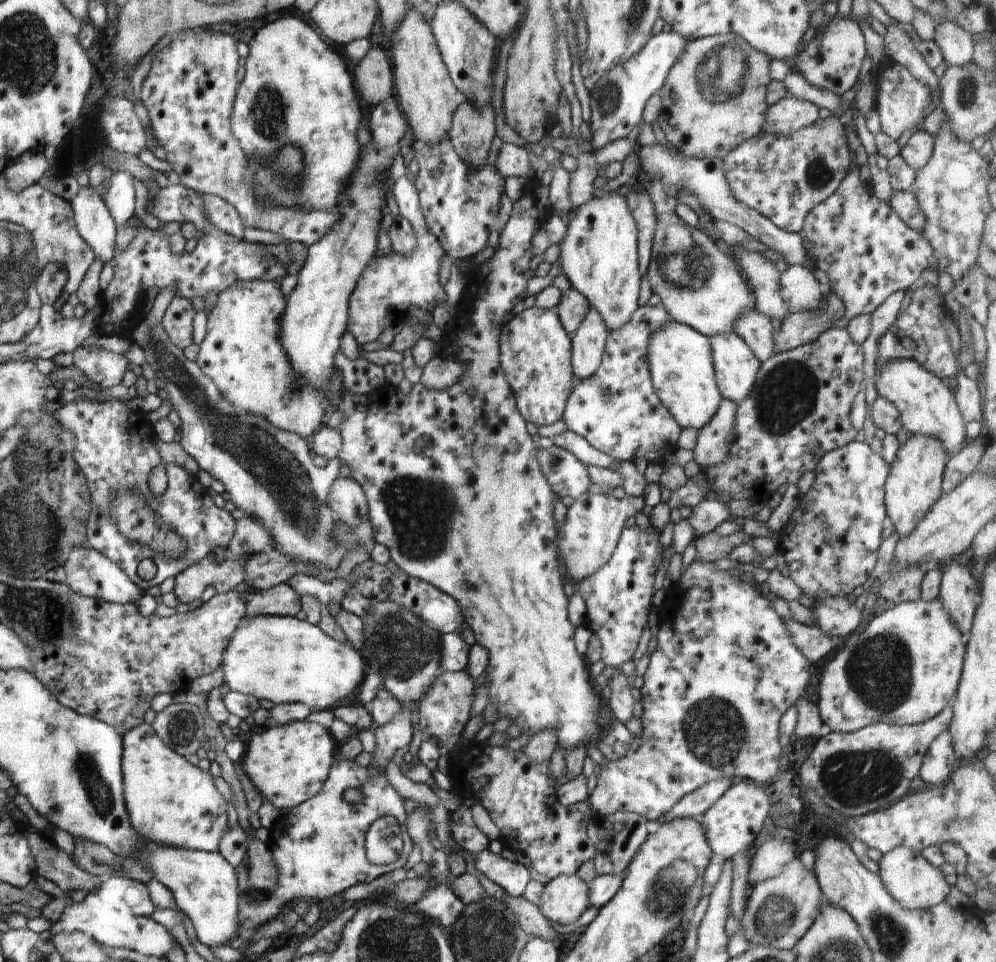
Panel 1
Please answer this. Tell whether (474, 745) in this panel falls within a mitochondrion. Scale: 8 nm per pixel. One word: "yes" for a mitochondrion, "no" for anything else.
no

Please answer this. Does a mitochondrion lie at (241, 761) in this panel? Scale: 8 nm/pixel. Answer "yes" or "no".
no

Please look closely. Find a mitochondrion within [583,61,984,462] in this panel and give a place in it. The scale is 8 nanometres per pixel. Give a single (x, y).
(786, 396)

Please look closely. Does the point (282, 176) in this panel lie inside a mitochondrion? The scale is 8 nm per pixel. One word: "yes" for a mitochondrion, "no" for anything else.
yes

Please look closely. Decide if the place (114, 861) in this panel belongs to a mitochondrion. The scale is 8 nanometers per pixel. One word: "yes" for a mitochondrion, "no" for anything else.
no

